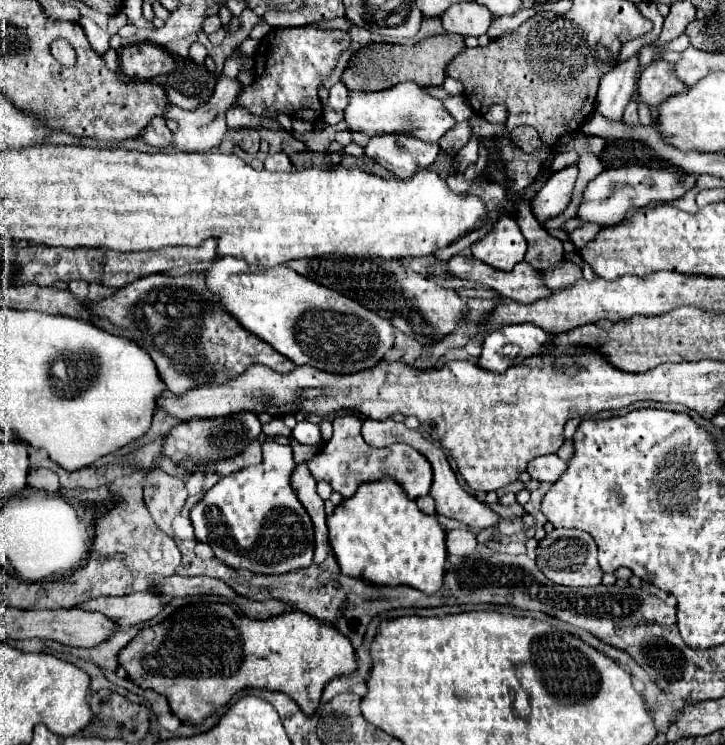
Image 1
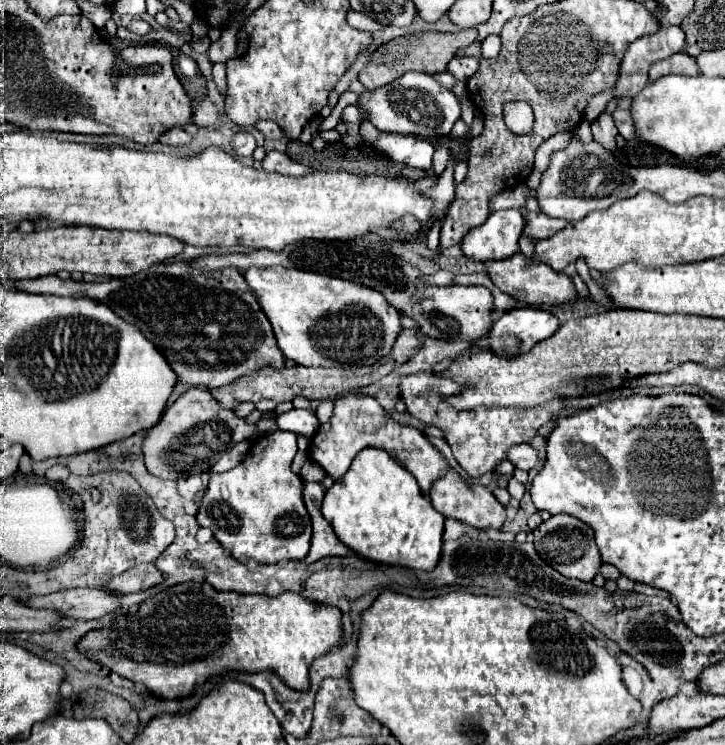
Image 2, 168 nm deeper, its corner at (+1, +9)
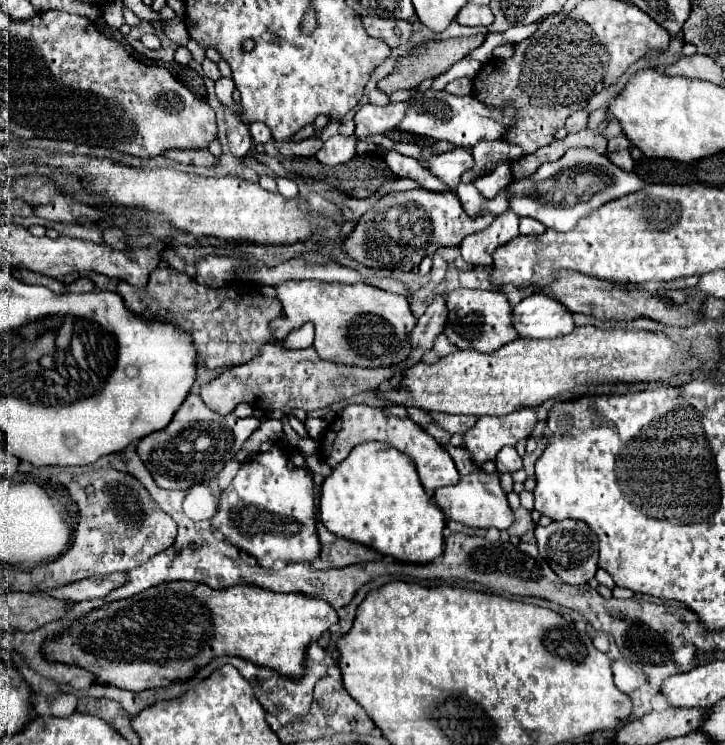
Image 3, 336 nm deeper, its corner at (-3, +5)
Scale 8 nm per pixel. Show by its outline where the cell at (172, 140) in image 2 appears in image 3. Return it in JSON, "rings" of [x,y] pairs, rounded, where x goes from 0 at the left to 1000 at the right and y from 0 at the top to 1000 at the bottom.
{"rings":[[[274,199],[274,201],[230,201],[228,204],[230,212],[252,217],[252,220],[269,220],[269,223],[294,223],[299,217],[299,212],[286,201],[286,199]]]}

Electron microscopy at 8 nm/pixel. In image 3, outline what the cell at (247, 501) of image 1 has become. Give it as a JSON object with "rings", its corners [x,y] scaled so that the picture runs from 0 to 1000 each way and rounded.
{"rings":[[[385,593],[371,607],[357,607],[330,626],[327,639],[305,660],[302,685],[291,695],[291,709],[305,714],[332,741],[349,746],[368,762],[379,752],[432,754],[440,746],[434,711],[434,658],[432,642],[418,628],[401,631],[396,601]]]}

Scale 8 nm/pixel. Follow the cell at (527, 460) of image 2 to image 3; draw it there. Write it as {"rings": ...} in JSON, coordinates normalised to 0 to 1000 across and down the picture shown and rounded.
{"rings":[[[697,599],[686,609],[683,623],[686,623],[688,634],[713,634],[713,631],[721,628],[721,617],[719,617],[719,612],[713,609],[713,604],[708,599]]]}

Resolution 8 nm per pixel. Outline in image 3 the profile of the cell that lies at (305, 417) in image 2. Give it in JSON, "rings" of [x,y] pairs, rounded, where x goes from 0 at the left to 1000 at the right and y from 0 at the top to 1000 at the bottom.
{"rings":[[[423,561],[421,564],[421,574],[423,574],[423,583],[432,588],[432,591],[440,591],[451,574],[451,566],[446,561]]]}

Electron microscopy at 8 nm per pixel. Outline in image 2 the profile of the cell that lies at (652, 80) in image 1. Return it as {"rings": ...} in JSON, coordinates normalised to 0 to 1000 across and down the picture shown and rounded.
{"rings":[[[934,70],[928,72],[926,78],[917,78],[917,81],[909,81],[898,89],[895,94],[895,107],[906,107],[912,102],[920,102],[920,99],[945,99],[945,102],[964,102],[967,94],[959,83],[956,75],[945,72],[945,70]]]}

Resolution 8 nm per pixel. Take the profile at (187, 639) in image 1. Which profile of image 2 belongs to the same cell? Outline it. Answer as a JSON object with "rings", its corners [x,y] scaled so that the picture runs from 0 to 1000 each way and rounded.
{"rings":[[[252,781],[225,789],[214,800],[192,811],[186,824],[164,821],[150,840],[120,848],[106,870],[123,886],[161,902],[164,907],[197,918],[219,937],[241,940],[261,934],[291,905],[313,899],[379,899],[396,921],[407,926],[423,923],[426,894],[443,878],[470,864],[470,821],[462,813],[434,811],[407,795],[390,795],[388,800],[327,797],[299,795],[286,781]]]}

